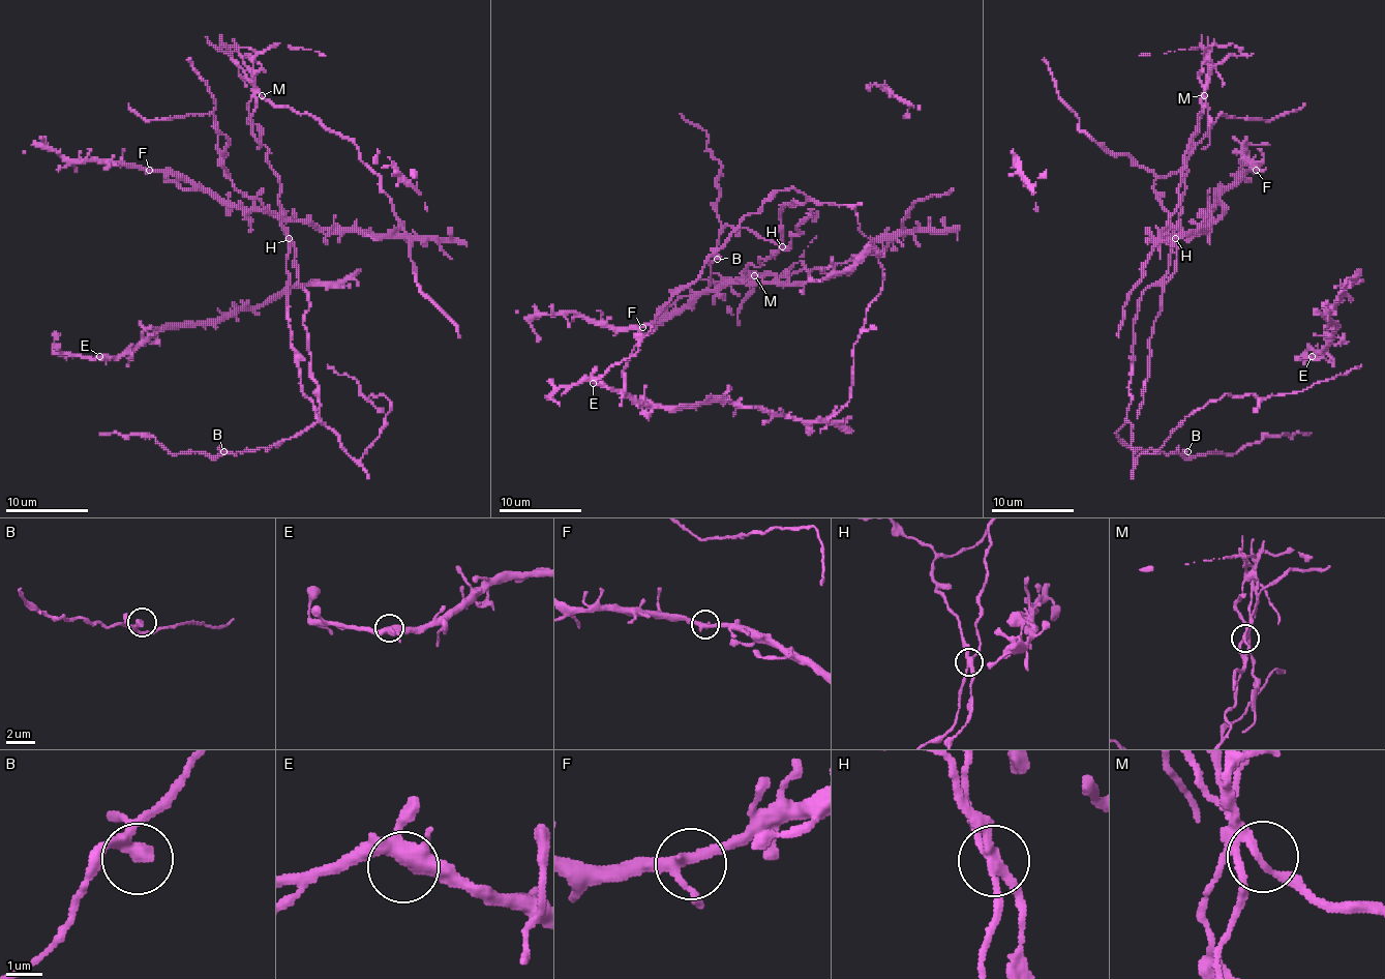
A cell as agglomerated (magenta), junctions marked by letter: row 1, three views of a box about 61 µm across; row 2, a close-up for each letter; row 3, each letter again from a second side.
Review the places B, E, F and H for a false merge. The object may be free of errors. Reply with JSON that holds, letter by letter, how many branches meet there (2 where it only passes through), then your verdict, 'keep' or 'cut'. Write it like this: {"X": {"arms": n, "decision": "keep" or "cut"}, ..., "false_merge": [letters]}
{"B": {"arms": 3, "decision": "keep"}, "E": {"arms": 4, "decision": "keep"}, "F": {"arms": 3, "decision": "keep"}, "H": {"arms": 4, "decision": "cut"}, "false_merge": ["H"]}

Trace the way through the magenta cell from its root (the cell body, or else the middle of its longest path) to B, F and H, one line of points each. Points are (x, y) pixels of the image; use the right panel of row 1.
B: (1168, 263), (1168, 273), (1143, 292), (1139, 302), (1131, 402), (1116, 435), (1133, 447), (1187, 451)
F: (1168, 263), (1204, 95), (1168, 236), (1204, 232), (1218, 197), (1256, 170)
H: (1168, 263), (1174, 238)

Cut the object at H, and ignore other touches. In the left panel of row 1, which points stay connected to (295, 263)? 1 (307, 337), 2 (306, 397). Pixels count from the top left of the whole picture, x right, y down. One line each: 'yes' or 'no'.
1: yes
2: no

